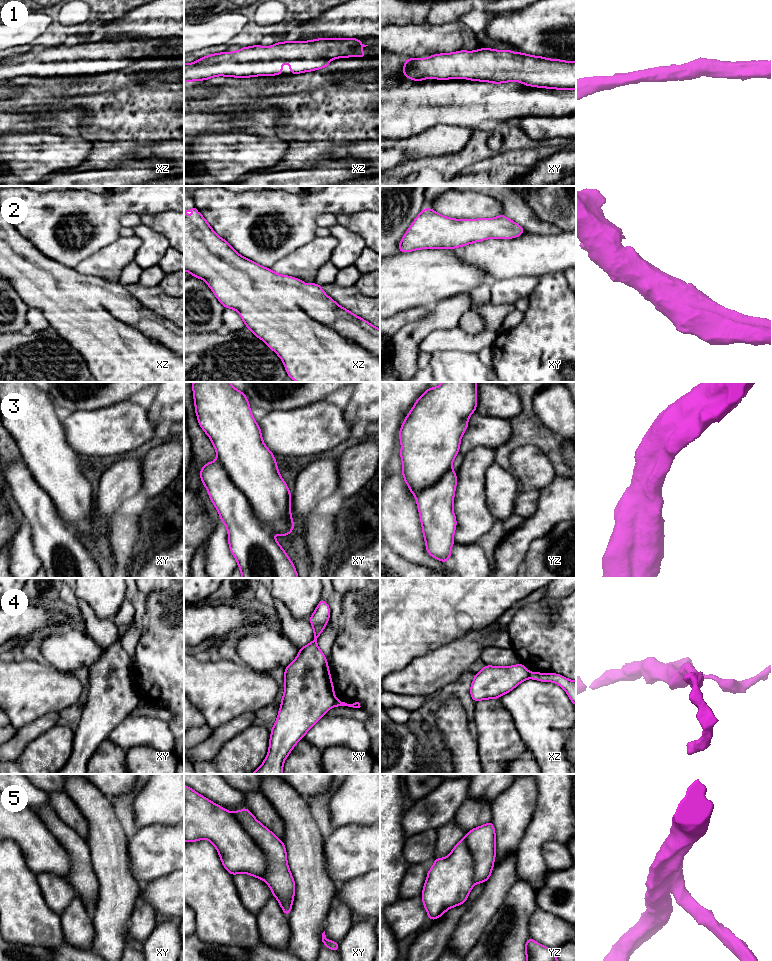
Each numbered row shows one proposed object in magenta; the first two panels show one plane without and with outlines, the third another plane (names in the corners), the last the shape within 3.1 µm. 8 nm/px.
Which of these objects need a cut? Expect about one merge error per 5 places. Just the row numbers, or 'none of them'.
4

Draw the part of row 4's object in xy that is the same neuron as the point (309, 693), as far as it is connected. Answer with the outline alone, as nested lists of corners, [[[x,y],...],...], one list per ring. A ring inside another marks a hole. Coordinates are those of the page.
[[[321,598],[314,613],[309,618],[313,626],[314,640],[300,648],[295,660],[285,667],[285,690],[280,699],[282,704],[278,711],[278,717],[271,729],[269,750],[261,766],[251,774],[283,774],[284,761],[295,745],[334,706],[336,697],[327,659],[317,645],[317,638],[323,632],[329,618],[330,607]]]

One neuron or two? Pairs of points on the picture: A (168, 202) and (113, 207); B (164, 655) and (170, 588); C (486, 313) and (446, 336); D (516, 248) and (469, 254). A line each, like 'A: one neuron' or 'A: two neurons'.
A: one neuron
B: one neuron
C: one neuron
D: one neuron

